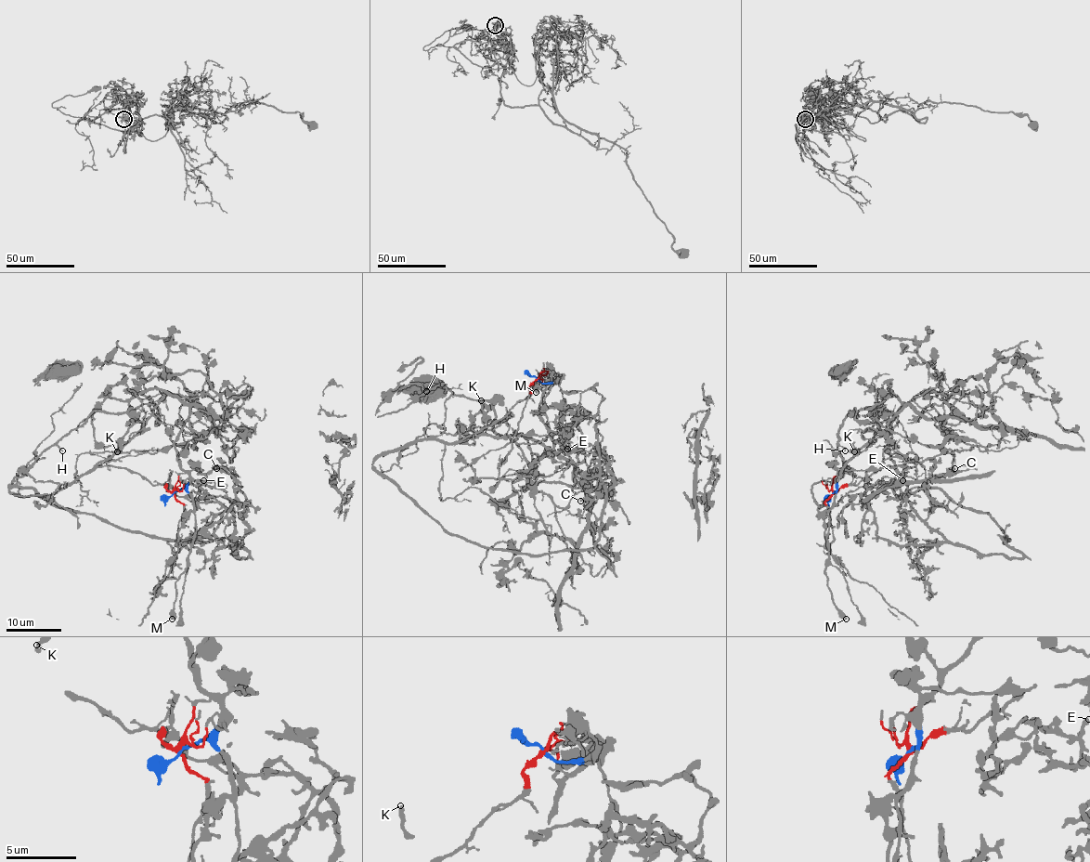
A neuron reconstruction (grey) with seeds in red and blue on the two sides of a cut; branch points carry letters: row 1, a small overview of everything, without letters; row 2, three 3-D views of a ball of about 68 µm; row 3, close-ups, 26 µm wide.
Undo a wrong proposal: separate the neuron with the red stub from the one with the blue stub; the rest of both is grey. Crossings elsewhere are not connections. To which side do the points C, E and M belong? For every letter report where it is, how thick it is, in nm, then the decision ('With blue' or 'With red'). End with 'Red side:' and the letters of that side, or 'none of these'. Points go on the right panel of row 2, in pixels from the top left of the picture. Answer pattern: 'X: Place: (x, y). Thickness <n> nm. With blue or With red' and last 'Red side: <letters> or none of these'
C: Place: (954, 468). Thickness 260 nm. With red
E: Place: (902, 480). Thickness 200 nm. With red
M: Place: (846, 619). Thickness 480 nm. With blue
Red side: C, E

